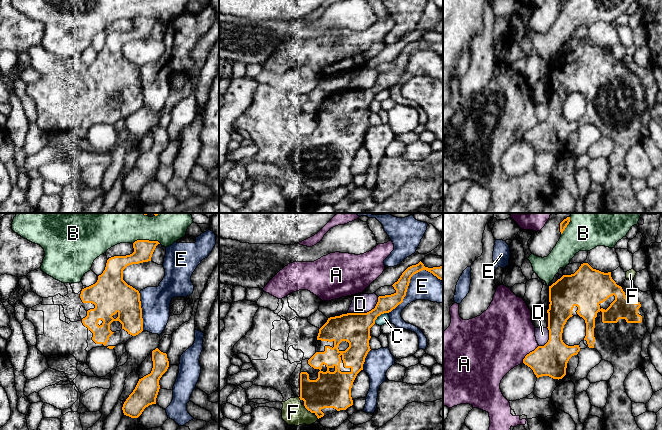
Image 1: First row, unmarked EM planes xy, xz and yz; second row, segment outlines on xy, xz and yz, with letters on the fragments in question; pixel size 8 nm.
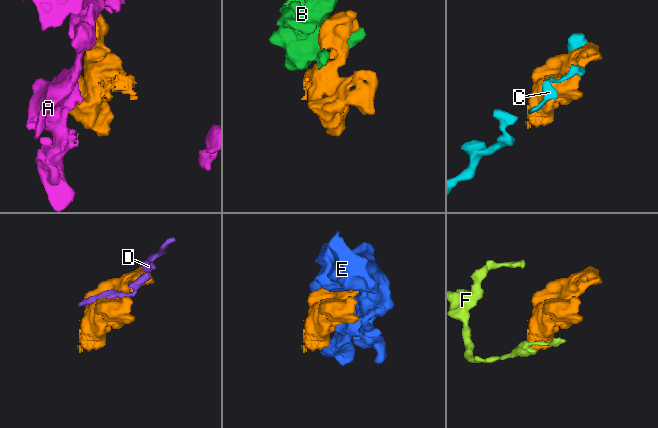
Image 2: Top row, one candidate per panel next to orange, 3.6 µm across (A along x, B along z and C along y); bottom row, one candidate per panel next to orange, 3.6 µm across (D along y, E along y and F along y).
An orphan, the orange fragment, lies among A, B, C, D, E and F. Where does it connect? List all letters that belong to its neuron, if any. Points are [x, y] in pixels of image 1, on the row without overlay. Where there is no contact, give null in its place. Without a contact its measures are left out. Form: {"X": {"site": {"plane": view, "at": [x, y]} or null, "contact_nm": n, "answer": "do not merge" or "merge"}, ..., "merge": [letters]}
{"A": {"site": {"plane": "yz", "at": [529, 129]}, "contact_nm": 190, "answer": "do not merge"}, "B": {"site": {"plane": "xy", "at": [146, 16]}, "contact_nm": 240, "answer": "do not merge"}, "C": {"site": {"plane": "xz", "at": [379, 91]}, "contact_nm": 140, "answer": "do not merge"}, "D": {"site": {"plane": "xz", "at": [367, 88]}, "contact_nm": 280, "answer": "do not merge"}, "E": {"site": {"plane": "xz", "at": [409, 57]}, "contact_nm": 500, "answer": "do not merge"}, "F": {"site": {"plane": "xz", "at": [308, 186]}, "contact_nm": 100, "answer": "do not merge"}, "merge": []}

